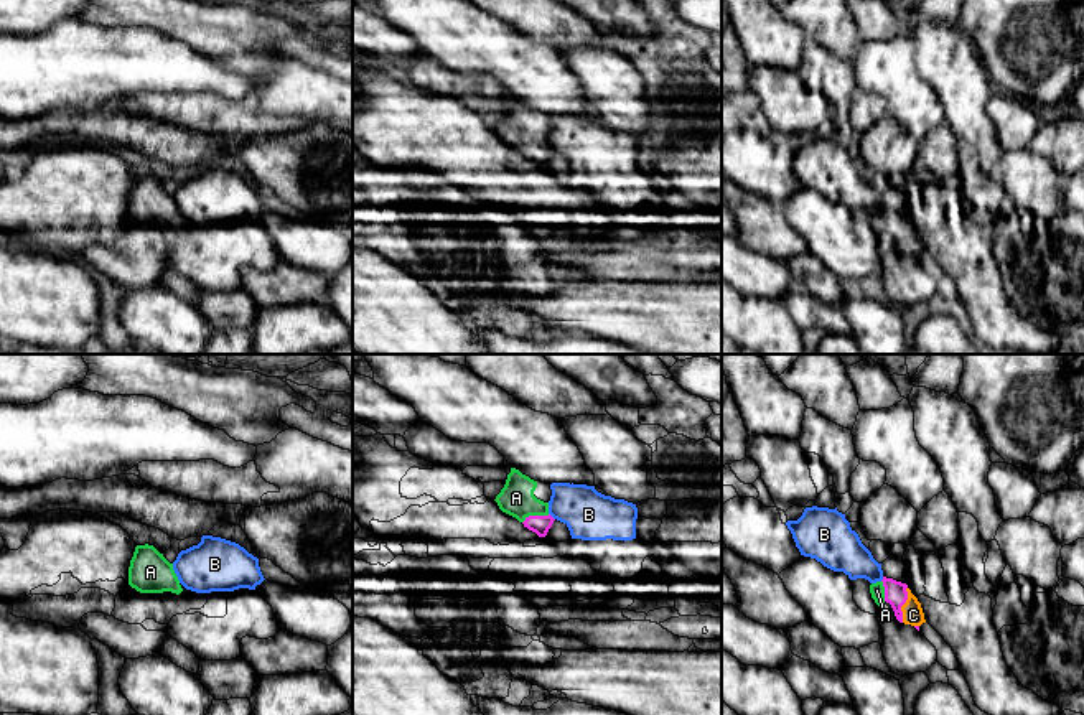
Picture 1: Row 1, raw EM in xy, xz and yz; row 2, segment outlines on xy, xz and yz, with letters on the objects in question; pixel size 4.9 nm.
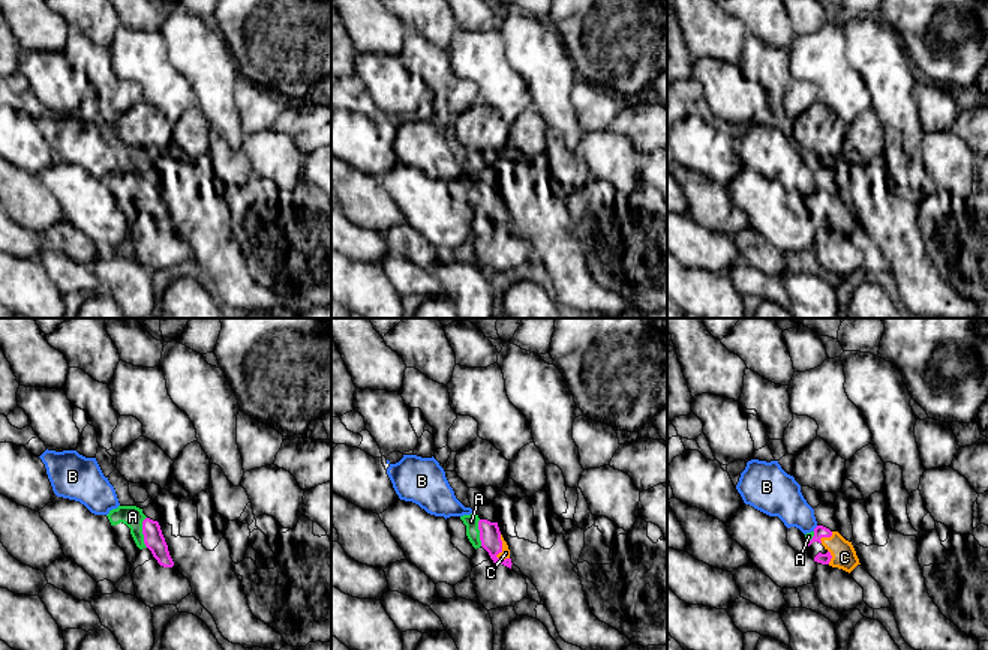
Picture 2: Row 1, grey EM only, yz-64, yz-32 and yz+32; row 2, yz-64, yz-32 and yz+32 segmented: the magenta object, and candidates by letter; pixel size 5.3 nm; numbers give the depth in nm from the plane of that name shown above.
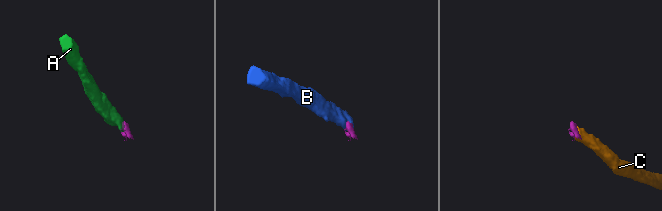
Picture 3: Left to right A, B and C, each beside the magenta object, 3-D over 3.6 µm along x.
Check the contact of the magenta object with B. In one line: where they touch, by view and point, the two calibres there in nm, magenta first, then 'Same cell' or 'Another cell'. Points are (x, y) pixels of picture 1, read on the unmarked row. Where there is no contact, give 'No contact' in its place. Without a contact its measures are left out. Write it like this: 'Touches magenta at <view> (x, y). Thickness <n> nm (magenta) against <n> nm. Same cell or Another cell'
Touches magenta at xz (551, 147). Thickness 90 nm (magenta) against 240 nm. Another cell

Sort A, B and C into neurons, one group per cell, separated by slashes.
A C / B

